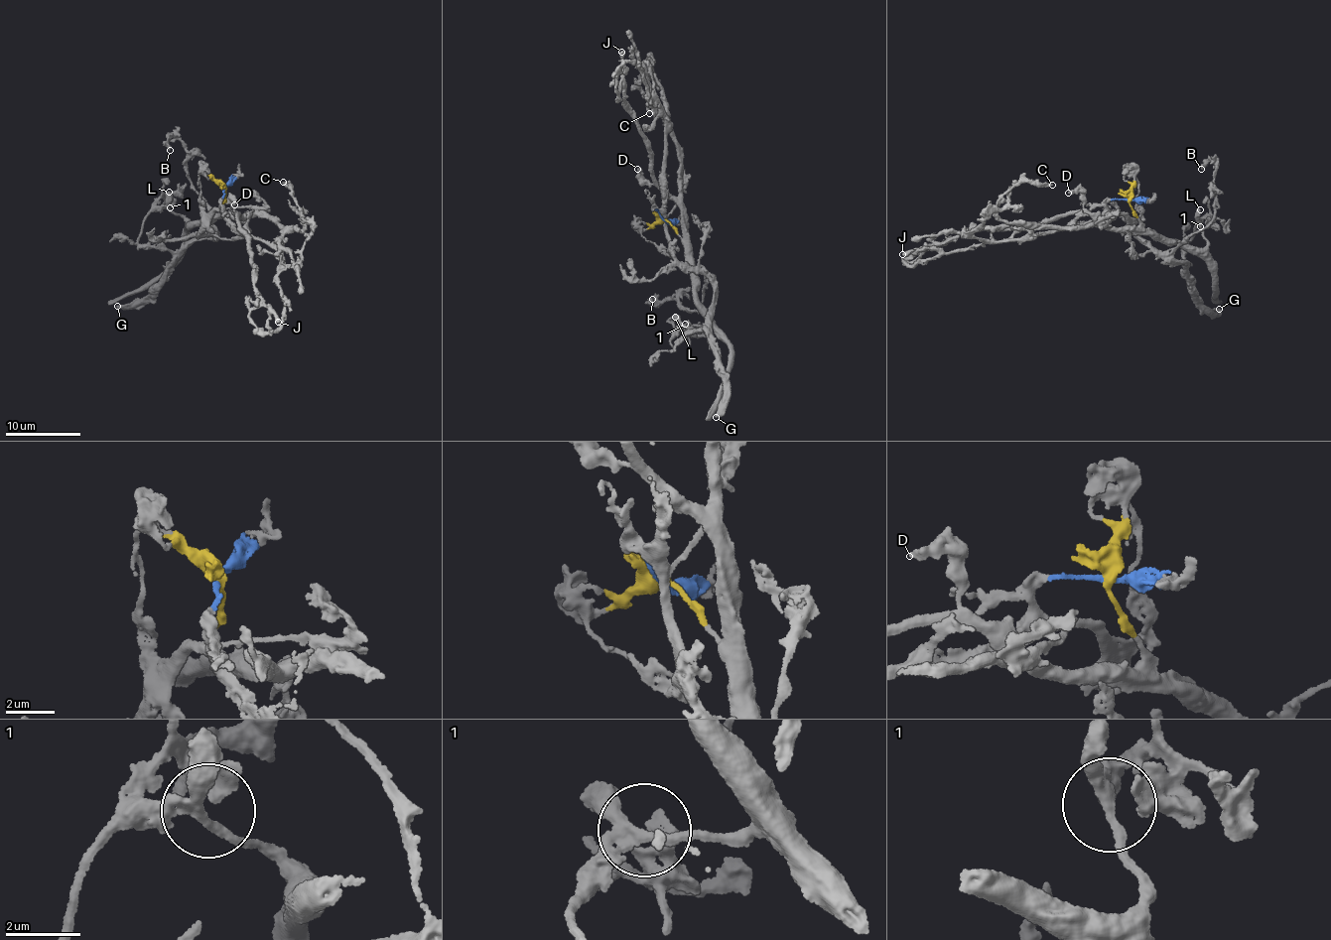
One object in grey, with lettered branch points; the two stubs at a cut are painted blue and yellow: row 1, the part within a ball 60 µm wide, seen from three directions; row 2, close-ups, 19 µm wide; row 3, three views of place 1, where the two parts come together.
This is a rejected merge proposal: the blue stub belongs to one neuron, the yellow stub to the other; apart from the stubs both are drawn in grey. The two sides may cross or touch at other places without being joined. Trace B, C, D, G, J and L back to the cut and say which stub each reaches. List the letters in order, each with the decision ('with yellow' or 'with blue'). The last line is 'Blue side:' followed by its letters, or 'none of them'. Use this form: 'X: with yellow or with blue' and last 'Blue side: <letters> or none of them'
B: with blue
C: with yellow
D: with yellow
G: with blue
J: with yellow
L: with yellow
Blue side: B, G

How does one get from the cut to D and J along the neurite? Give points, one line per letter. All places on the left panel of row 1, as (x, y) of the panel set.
D: (224, 189), (225, 201), (221, 208), (232, 219), (241, 216), (235, 211), (233, 205)
J: (224, 189), (223, 213), (242, 220), (236, 216), (250, 235), (257, 269), (255, 289), (276, 311), (278, 323)

